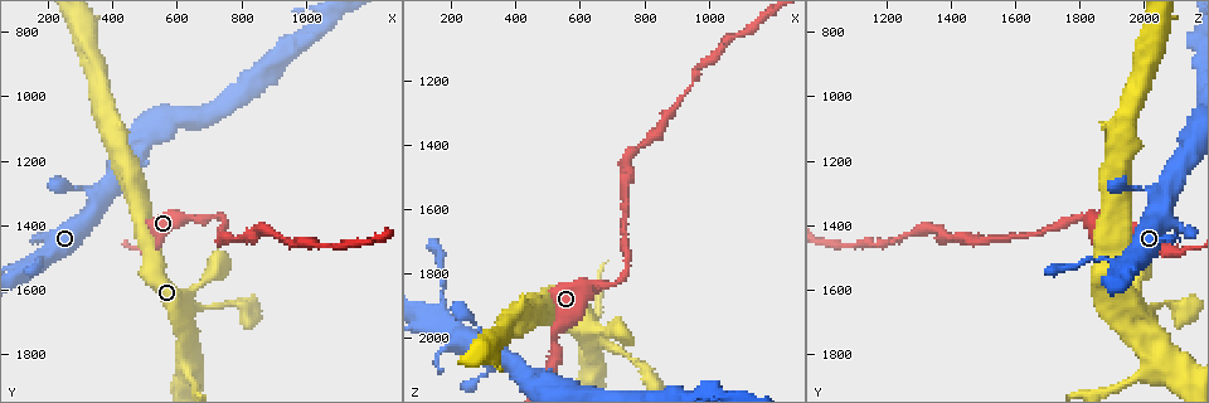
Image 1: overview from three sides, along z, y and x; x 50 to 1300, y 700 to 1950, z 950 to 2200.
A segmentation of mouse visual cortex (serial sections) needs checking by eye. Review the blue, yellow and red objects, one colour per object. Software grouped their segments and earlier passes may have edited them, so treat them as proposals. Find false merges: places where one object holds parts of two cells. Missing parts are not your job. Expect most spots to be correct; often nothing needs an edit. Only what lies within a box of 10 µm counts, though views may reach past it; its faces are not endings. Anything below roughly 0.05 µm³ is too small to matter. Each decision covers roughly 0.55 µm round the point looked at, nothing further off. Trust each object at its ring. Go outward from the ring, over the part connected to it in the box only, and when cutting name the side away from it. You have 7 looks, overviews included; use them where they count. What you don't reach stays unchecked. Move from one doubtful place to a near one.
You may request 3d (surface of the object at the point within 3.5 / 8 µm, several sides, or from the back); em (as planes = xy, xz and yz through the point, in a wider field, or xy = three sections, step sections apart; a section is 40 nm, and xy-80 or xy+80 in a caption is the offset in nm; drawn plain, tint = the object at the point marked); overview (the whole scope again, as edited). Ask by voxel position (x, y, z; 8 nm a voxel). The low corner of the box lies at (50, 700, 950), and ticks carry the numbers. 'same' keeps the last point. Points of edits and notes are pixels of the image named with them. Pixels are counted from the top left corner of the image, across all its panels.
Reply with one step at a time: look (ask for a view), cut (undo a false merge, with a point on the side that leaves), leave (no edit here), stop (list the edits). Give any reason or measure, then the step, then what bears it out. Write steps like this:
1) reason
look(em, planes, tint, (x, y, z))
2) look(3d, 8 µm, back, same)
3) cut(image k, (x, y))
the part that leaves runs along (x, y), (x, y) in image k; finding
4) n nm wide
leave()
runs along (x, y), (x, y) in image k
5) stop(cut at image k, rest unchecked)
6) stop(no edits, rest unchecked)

sharp bend
look(3d, 3.5 µm, (350, 1340, 2060))

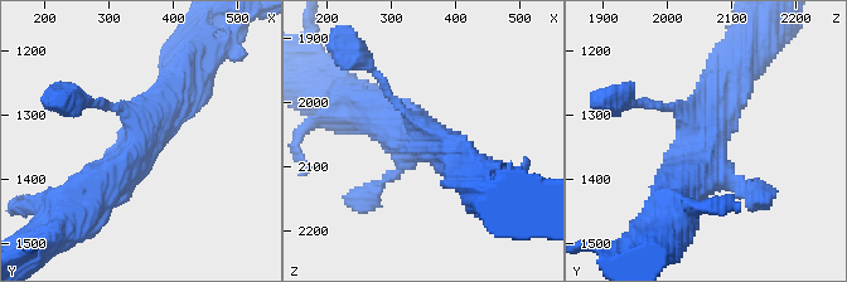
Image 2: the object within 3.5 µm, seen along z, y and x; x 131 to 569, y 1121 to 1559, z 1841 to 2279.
look(em, xy, step 3, tint, (350, 1340, 2055))

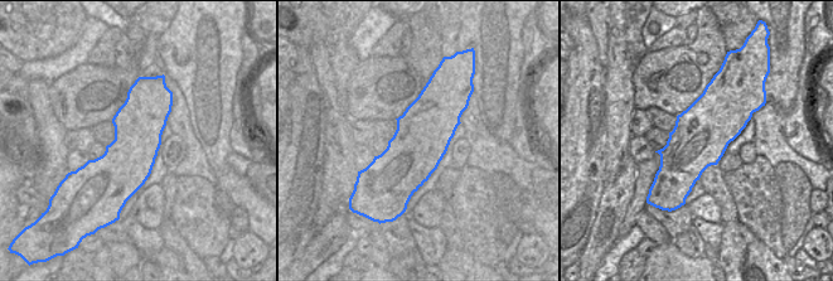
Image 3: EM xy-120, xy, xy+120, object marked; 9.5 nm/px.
look(em, planes, tint, same)

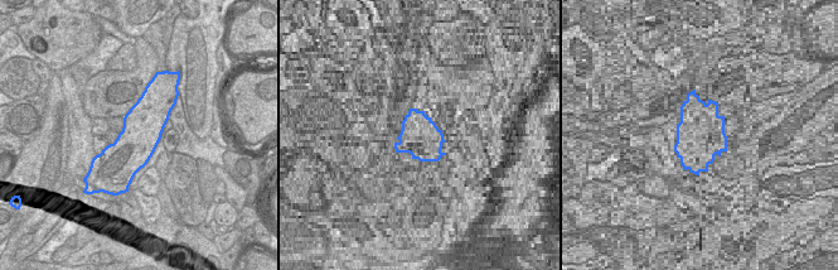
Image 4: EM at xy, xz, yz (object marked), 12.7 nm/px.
4 arms
leave()
runs along (88, 198), (135, 155), (182, 74) in image 2; continuous, no second cell

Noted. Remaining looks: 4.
look(3d, 8 µm, (180, 1510, 1920))

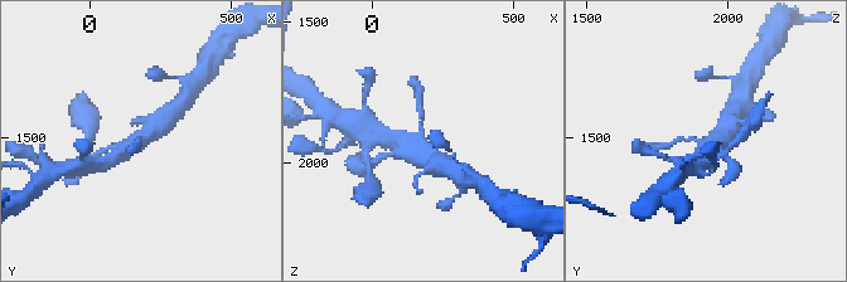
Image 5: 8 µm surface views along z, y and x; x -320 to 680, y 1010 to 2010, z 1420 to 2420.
now the EM
look(em, xy, step 1, tint, same)

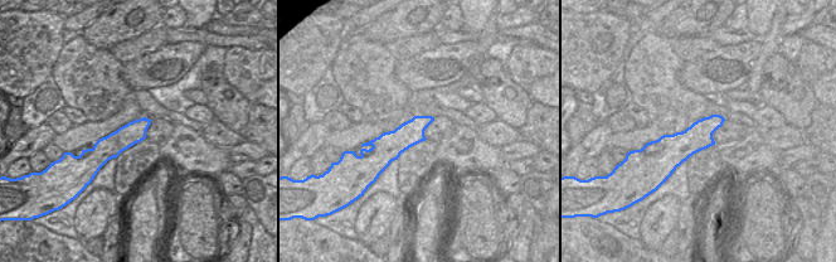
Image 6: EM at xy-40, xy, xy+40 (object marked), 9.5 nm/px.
leave()
runs along (443, 166), (422, 155), (420, 106) in image 5; one cell here

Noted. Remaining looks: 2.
look(3d, 3.5 µm, (620, 1760, 1980))

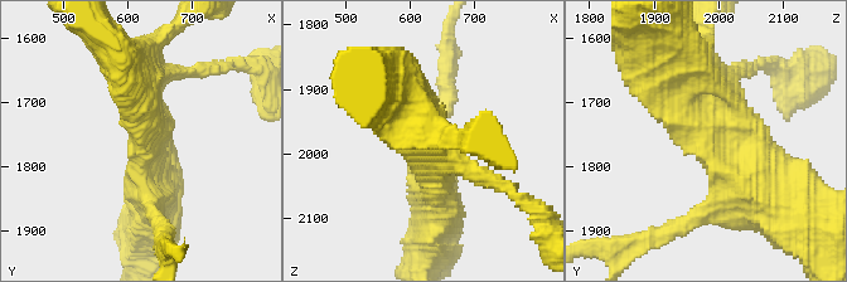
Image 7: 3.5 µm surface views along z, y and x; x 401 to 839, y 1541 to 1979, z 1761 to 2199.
leave()
runs along (668, 67), (768, 190) in image 7; one cell here

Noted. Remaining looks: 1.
stop(no edits, rest unchecked)

